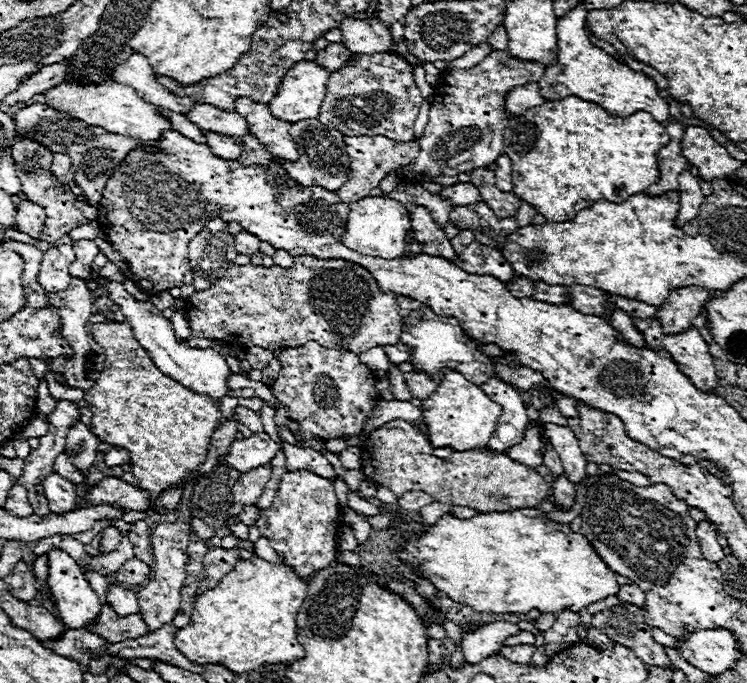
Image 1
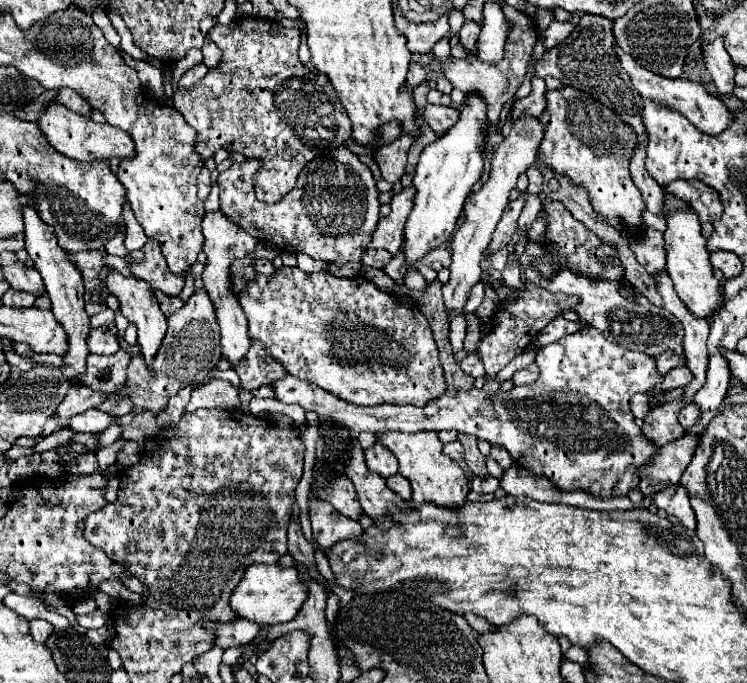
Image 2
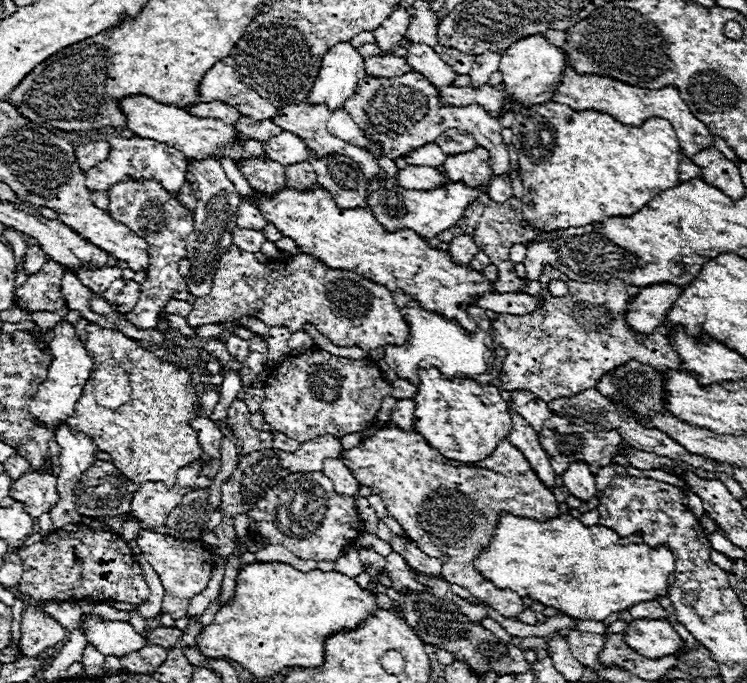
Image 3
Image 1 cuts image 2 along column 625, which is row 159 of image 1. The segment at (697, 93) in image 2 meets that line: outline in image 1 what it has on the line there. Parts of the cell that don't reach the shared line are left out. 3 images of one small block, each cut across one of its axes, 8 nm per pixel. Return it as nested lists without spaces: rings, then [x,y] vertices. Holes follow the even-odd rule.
[[[54,154],[52,158],[52,166],[50,166],[52,174],[56,174],[56,178],[60,178],[62,182],[70,182],[72,180],[72,166],[70,166],[70,158],[66,154]]]

